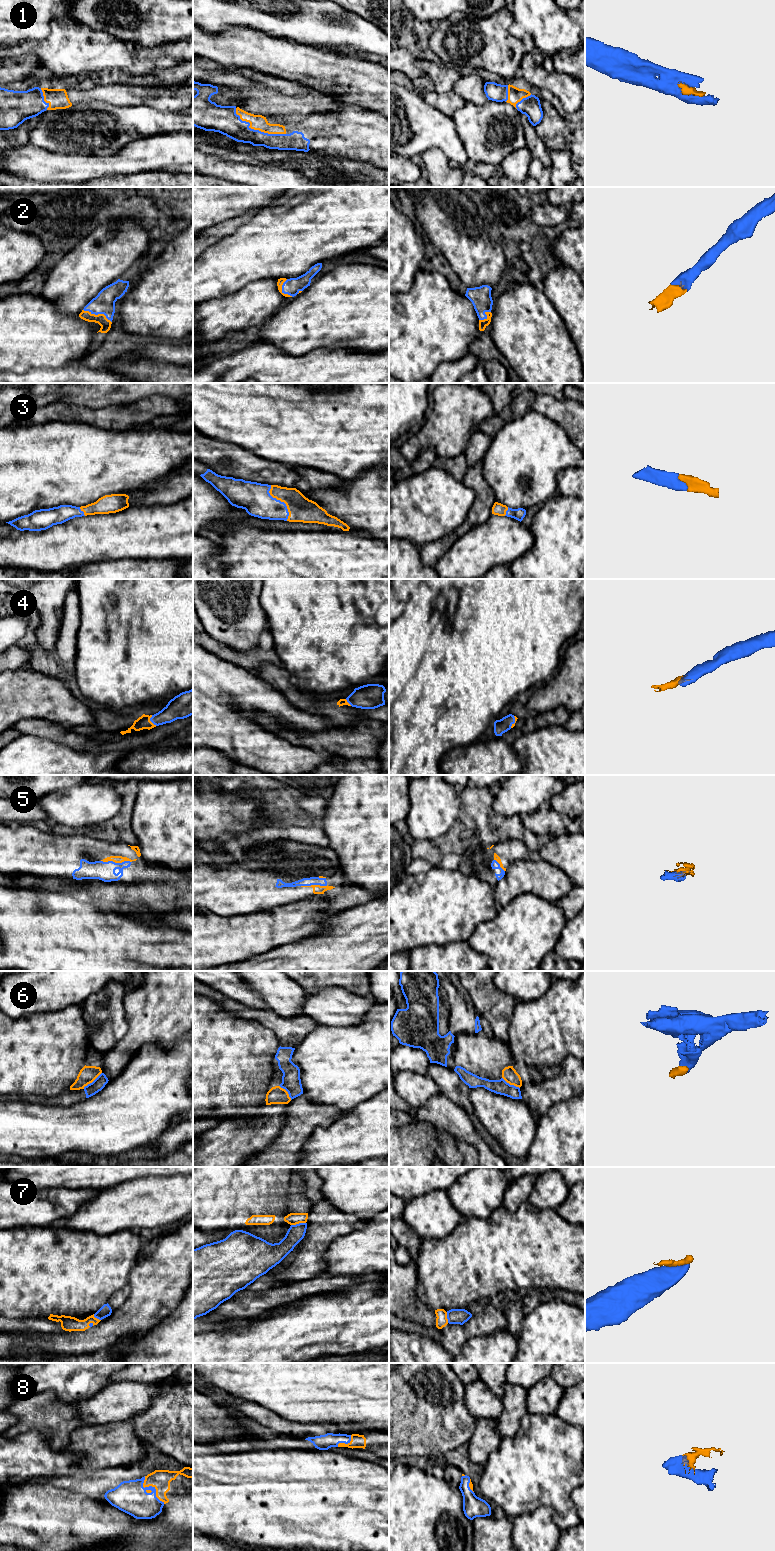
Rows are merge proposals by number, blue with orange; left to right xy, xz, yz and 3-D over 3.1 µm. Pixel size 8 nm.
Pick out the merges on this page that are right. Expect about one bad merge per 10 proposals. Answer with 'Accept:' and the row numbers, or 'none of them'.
Accept: 1, 2, 3, 4, 5, 7, 8

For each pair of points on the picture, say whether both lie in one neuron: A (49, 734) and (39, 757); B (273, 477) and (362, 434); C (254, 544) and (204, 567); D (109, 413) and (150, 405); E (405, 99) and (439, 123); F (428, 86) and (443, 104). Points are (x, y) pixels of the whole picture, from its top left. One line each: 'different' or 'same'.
A: different
B: different
C: different
D: same
E: same
F: same

